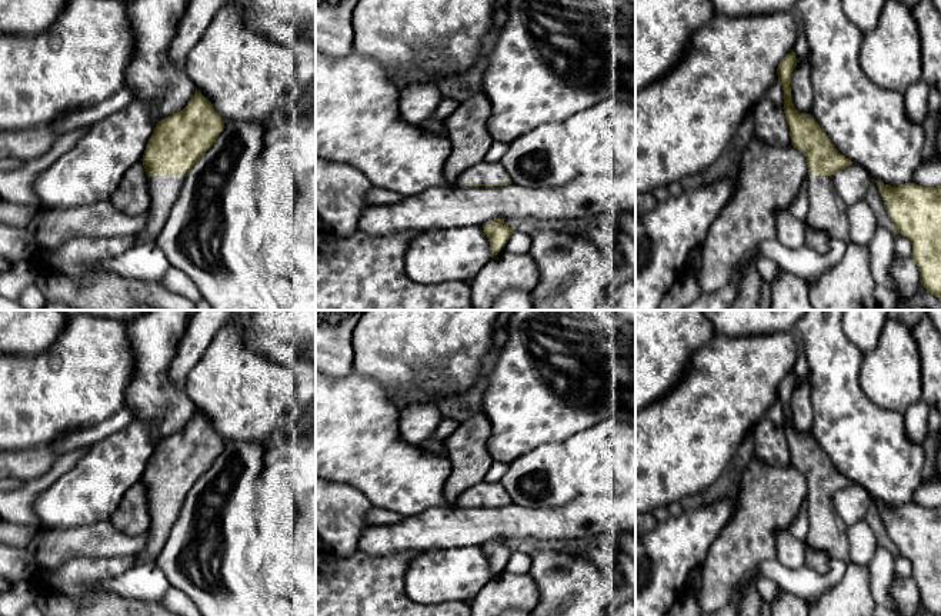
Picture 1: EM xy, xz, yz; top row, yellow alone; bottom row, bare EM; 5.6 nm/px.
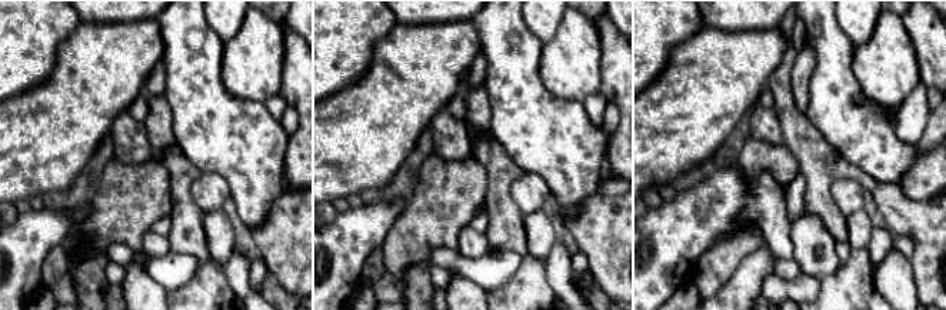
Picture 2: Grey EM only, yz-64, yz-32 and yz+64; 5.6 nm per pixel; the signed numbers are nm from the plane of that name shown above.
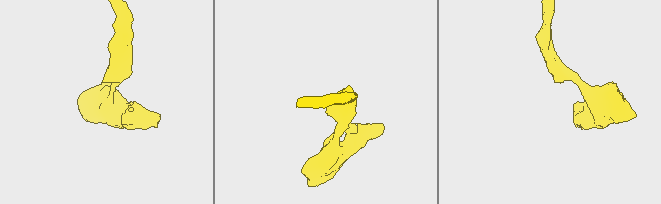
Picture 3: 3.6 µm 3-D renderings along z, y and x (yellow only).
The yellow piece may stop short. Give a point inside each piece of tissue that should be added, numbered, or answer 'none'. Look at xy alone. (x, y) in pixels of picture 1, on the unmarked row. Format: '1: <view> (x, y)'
1: xy (164, 510)

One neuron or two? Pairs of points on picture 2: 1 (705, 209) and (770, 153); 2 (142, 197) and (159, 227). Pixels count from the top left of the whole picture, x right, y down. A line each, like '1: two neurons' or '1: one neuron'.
1: two neurons
2: two neurons

